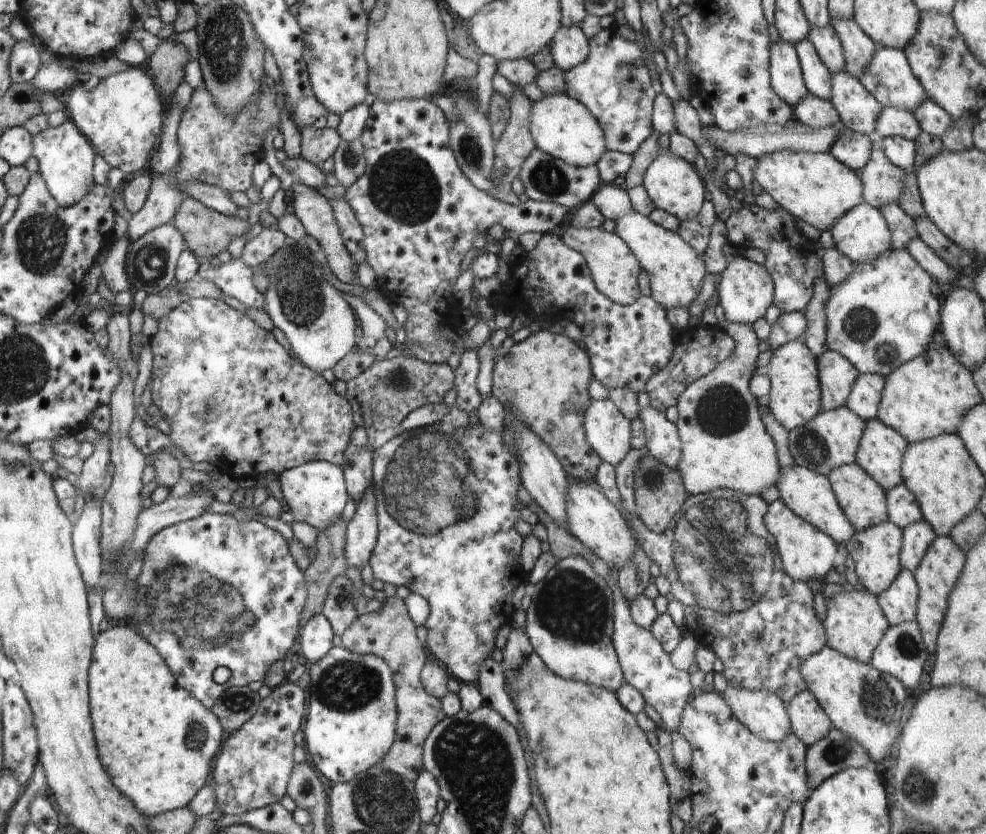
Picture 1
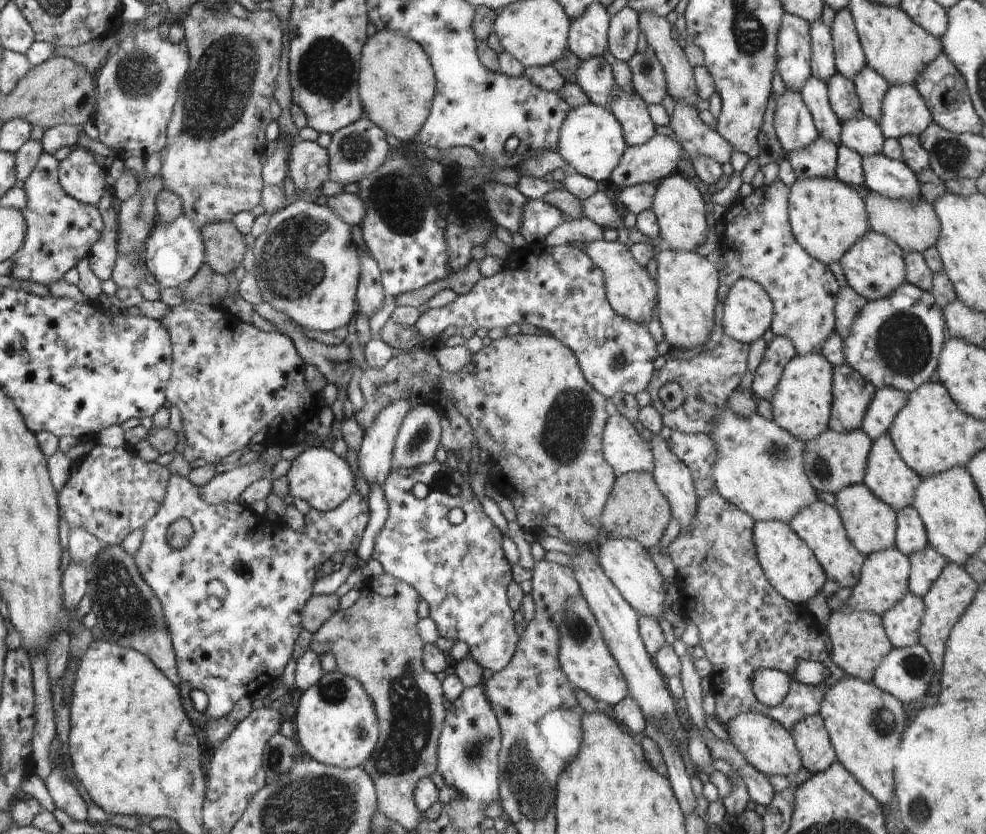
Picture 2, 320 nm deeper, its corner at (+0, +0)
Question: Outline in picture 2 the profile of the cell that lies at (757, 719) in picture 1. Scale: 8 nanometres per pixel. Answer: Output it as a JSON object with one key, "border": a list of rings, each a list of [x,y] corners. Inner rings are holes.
{"border":[[[742,713],[734,717],[725,728],[730,742],[738,749],[746,762],[768,778],[778,774],[789,779],[803,768],[799,750],[794,744],[791,733],[773,718],[764,716],[762,713]]]}

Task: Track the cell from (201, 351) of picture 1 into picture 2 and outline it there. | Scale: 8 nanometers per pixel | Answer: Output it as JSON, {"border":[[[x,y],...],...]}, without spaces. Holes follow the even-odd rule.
{"border":[[[184,301],[169,307],[170,314],[159,320],[172,338],[172,381],[168,386],[168,400],[181,412],[186,440],[183,459],[192,465],[212,463],[248,446],[256,432],[266,430],[270,445],[290,446],[302,424],[318,415],[321,395],[313,393],[304,379],[305,359],[298,354],[296,344],[288,335],[278,331],[260,331],[244,323],[218,306]]]}

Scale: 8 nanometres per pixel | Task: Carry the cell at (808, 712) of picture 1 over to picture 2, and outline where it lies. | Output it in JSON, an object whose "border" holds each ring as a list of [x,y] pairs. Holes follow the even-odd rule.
{"border":[[[804,717],[790,730],[794,744],[799,750],[803,768],[812,775],[824,772],[837,760],[835,750],[822,717]]]}

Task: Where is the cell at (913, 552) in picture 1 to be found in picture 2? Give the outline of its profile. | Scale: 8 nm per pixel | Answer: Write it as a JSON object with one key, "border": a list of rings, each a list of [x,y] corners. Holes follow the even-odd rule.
{"border":[[[930,545],[920,552],[911,554],[908,558],[911,564],[909,591],[923,598],[948,561]]]}

